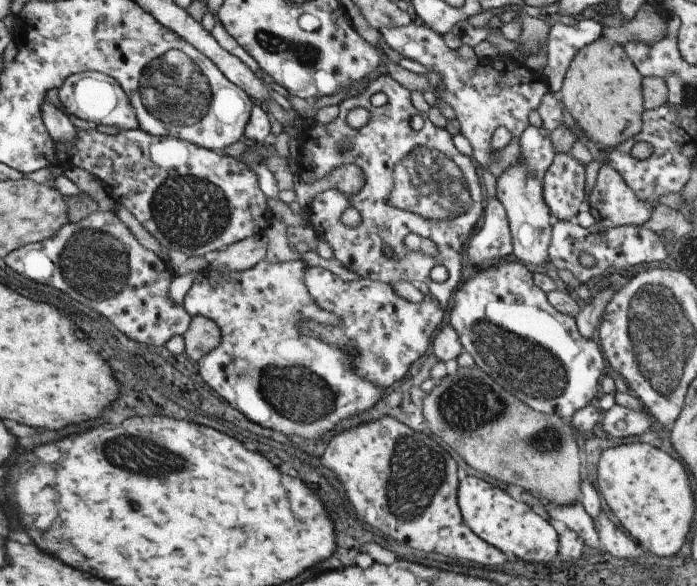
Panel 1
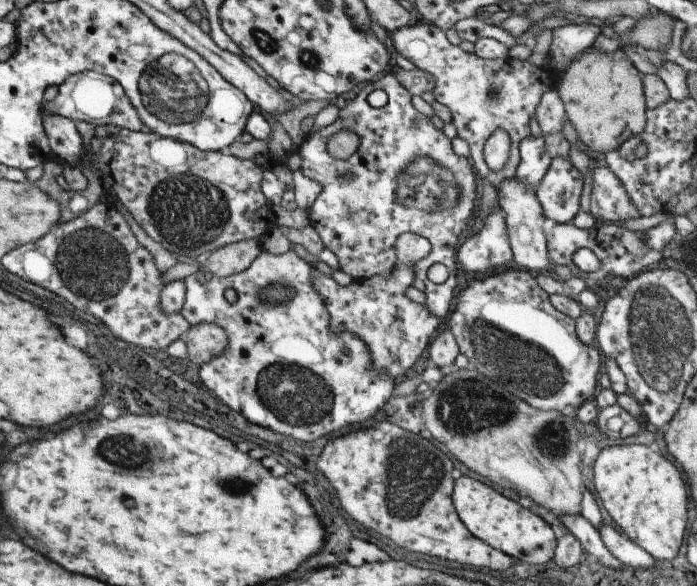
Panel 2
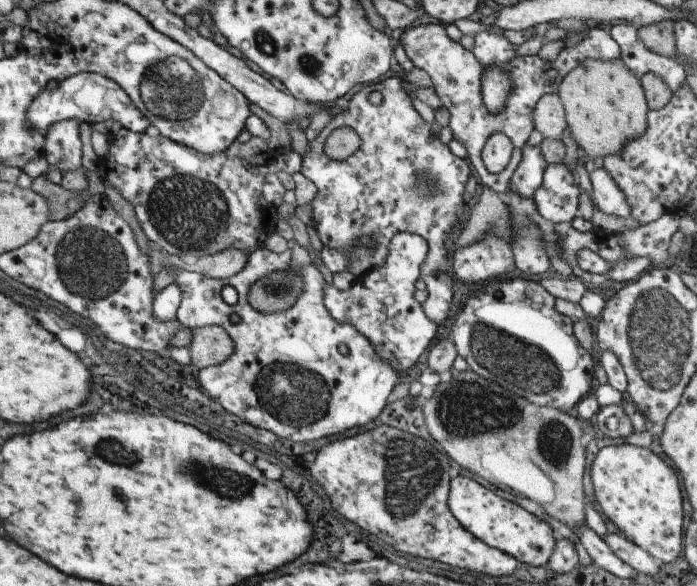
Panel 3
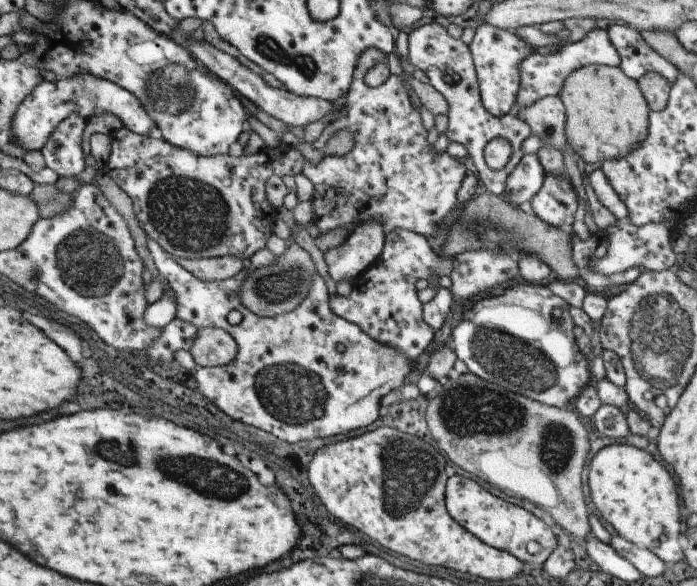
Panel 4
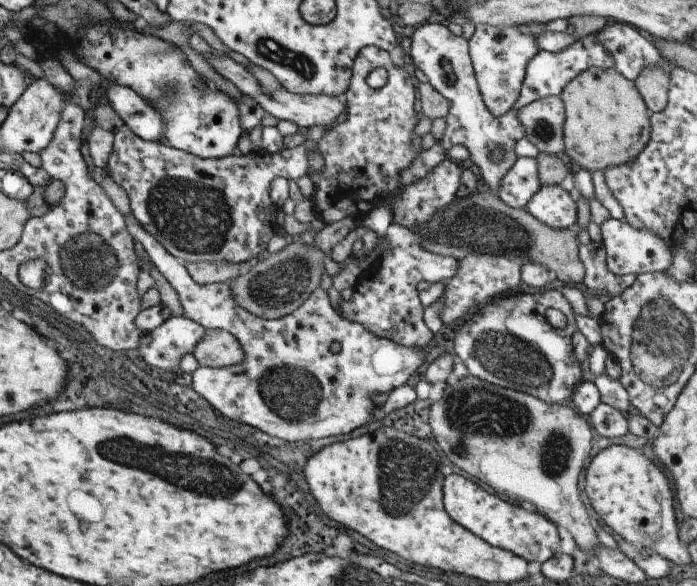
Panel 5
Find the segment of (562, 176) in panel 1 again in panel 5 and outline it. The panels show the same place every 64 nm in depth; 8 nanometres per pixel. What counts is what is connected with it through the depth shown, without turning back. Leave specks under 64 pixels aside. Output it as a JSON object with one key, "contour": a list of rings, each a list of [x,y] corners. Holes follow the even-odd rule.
{"contour":[[[565,184],[543,186],[537,194],[533,194],[525,210],[555,230],[567,230],[573,222],[577,222],[577,204]]]}

